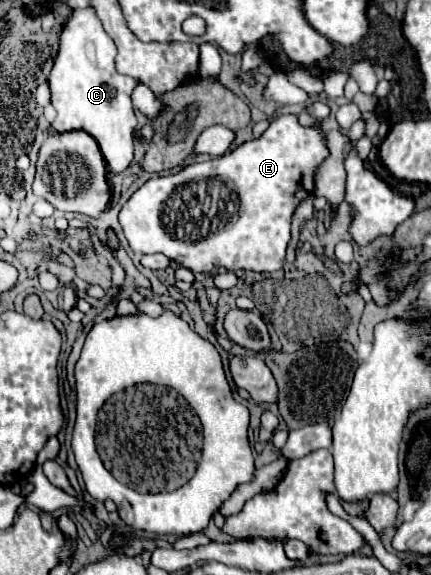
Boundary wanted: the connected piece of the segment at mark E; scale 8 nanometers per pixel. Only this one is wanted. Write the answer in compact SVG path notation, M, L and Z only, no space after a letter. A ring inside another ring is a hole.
M317 99L307 105L305 111L315 119L315 125L303 127L295 113L283 113L271 119L261 137L243 141L215 160L187 165L175 175L149 179L119 213L119 223L129 247L135 253L163 253L193 273L211 273L213 267L253 273L279 271L285 263L295 211L303 199L313 195L315 171L329 155L327 133L323 129L323 121L331 115L329 105ZM191 179L207 181L207 191L211 191L209 203L215 195L213 191L221 191L211 203L213 225L197 225L197 217L189 213L185 201L179 199L179 203L173 203L173 199L169 199L175 187L183 183L183 187L187 187Z

